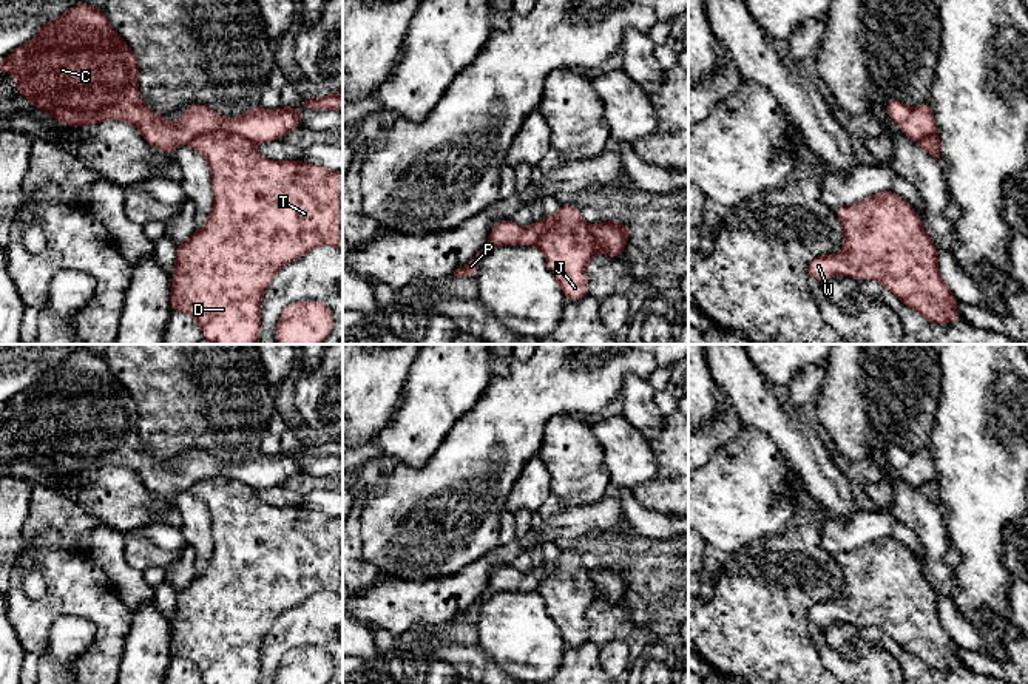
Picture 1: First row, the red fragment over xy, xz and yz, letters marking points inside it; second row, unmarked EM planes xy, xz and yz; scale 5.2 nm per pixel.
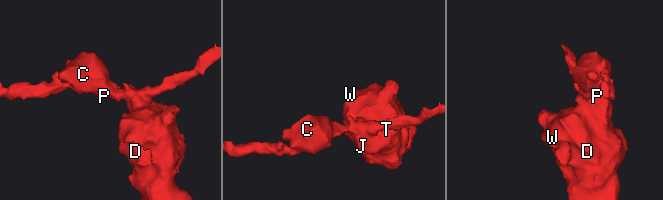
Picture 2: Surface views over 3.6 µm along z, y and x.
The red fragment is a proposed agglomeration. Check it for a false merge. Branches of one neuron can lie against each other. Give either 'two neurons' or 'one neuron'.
two neurons

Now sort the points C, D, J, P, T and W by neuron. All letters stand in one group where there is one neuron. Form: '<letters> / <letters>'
C P / D J T W

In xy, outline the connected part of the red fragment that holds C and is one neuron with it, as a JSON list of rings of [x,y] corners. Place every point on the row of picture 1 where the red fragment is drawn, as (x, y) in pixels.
[[[85,2],[45,23],[28,43],[17,46],[0,62],[0,73],[6,71],[17,79],[19,94],[59,124],[130,122],[165,154],[213,130],[236,133],[253,144],[284,139],[303,125],[303,107],[343,111],[343,94],[330,93],[296,108],[265,110],[258,105],[238,117],[221,117],[210,107],[194,103],[176,122],[165,122],[142,102],[134,52],[103,11]]]

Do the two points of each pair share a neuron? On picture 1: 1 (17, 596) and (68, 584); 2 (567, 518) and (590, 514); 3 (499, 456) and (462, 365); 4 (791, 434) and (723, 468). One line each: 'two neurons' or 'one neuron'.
1: one neuron
2: one neuron
3: two neurons
4: two neurons

